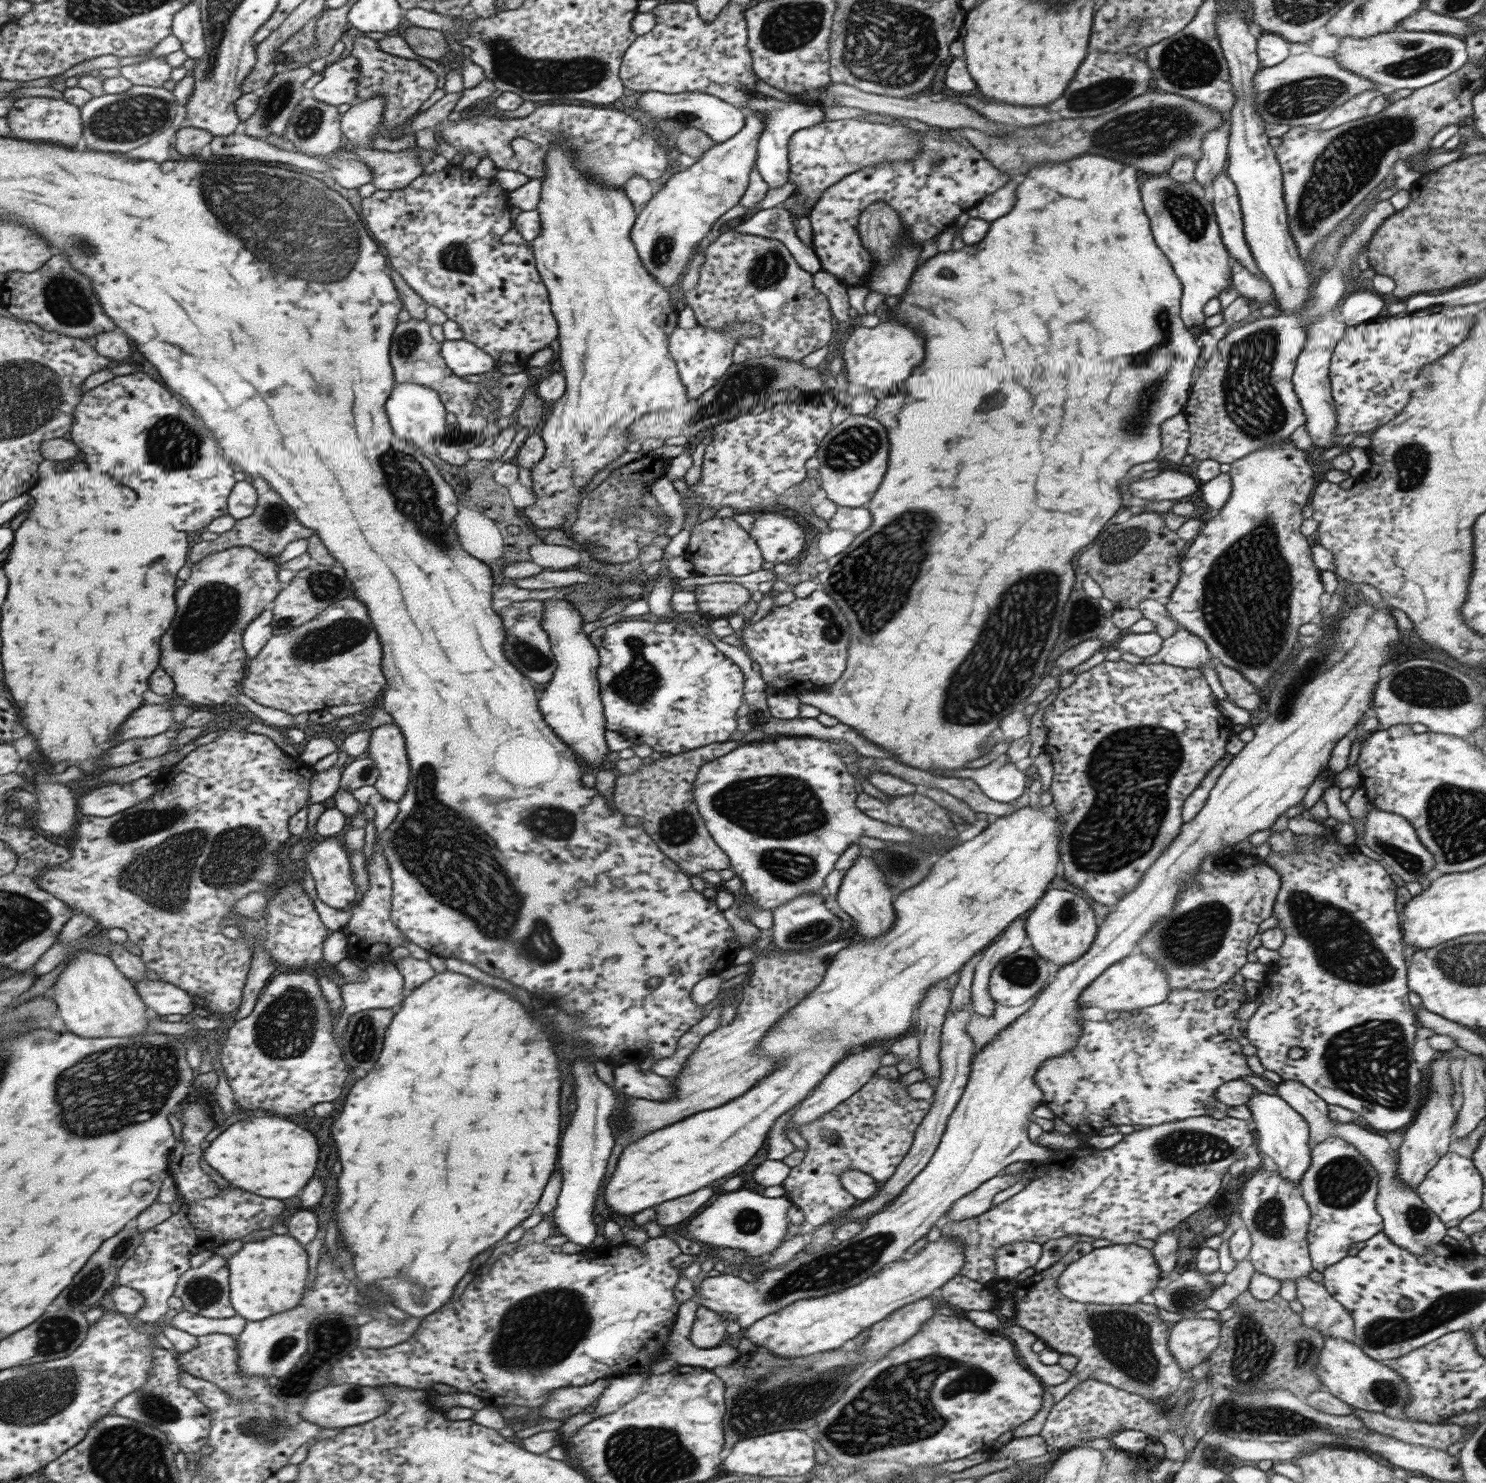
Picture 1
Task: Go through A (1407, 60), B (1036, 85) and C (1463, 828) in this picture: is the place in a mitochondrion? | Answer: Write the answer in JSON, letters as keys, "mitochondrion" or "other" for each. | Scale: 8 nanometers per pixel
{"A":"mitochondrion","B":"other","C":"mitochondrion"}

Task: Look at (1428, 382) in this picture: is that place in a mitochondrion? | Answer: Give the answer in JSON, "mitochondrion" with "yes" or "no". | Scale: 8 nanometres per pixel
{"mitochondrion":"yes"}

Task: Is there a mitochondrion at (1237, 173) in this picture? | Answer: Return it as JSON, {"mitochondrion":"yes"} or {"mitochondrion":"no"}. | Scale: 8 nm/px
{"mitochondrion":"no"}

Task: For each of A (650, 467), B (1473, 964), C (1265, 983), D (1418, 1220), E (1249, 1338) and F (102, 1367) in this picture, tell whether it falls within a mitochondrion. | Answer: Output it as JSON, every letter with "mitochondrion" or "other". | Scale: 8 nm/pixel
{"A":"other","B":"mitochondrion","C":"other","D":"mitochondrion","E":"mitochondrion","F":"other"}

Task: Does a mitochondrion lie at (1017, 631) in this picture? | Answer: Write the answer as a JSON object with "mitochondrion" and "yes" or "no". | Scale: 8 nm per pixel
{"mitochondrion":"yes"}

